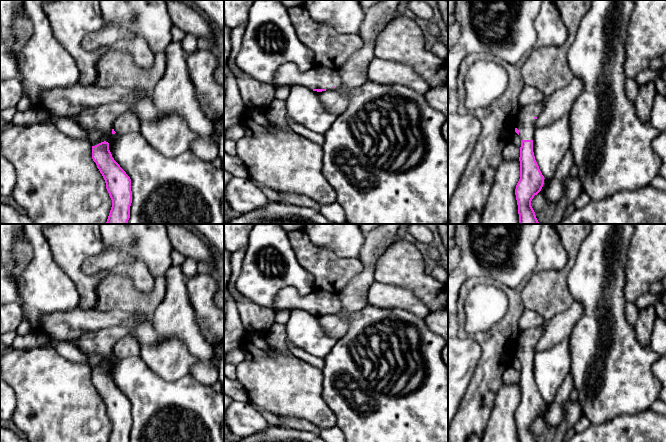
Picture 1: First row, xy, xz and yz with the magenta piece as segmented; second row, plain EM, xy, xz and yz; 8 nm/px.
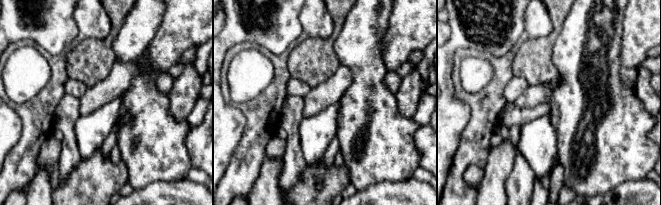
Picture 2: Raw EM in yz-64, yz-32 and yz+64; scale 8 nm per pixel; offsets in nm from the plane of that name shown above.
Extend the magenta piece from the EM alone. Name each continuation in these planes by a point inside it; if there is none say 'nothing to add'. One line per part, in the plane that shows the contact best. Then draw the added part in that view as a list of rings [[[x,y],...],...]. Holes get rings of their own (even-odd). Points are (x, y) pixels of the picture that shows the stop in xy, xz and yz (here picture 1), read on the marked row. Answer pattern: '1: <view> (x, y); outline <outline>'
1: xz (319, 77); outline [[[294,64],[279,67],[272,84],[275,87],[301,85],[311,90],[339,90],[342,85],[335,69],[315,65],[311,70],[301,72]]]

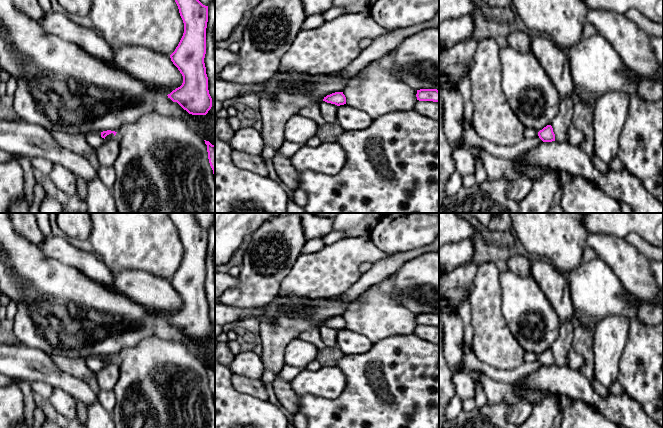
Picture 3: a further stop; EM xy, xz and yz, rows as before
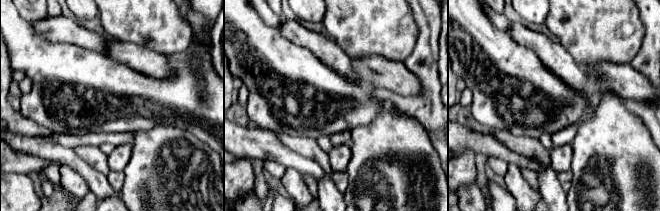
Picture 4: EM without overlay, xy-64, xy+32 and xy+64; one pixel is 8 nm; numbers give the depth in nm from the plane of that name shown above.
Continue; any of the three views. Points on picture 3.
nothing to add

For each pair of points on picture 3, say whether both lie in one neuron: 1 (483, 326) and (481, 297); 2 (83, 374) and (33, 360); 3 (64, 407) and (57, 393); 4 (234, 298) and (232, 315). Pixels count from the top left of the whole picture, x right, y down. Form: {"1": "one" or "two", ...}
{"1": "one", "2": "two", "3": "one", "4": "two"}

